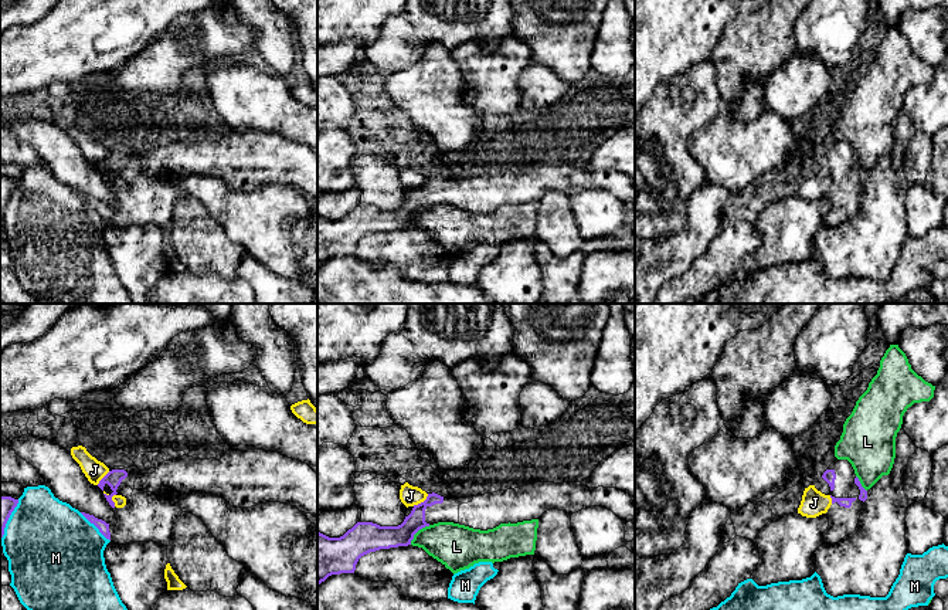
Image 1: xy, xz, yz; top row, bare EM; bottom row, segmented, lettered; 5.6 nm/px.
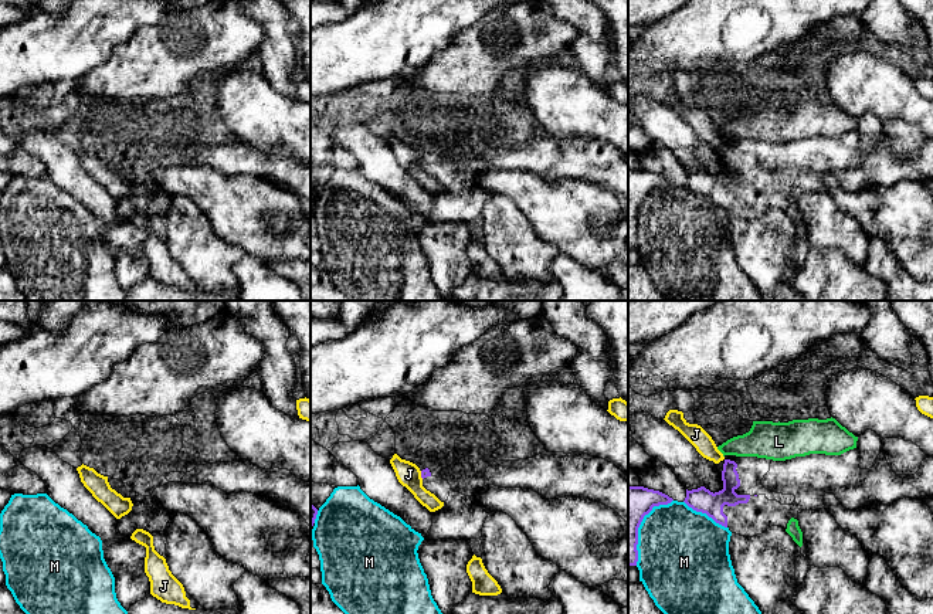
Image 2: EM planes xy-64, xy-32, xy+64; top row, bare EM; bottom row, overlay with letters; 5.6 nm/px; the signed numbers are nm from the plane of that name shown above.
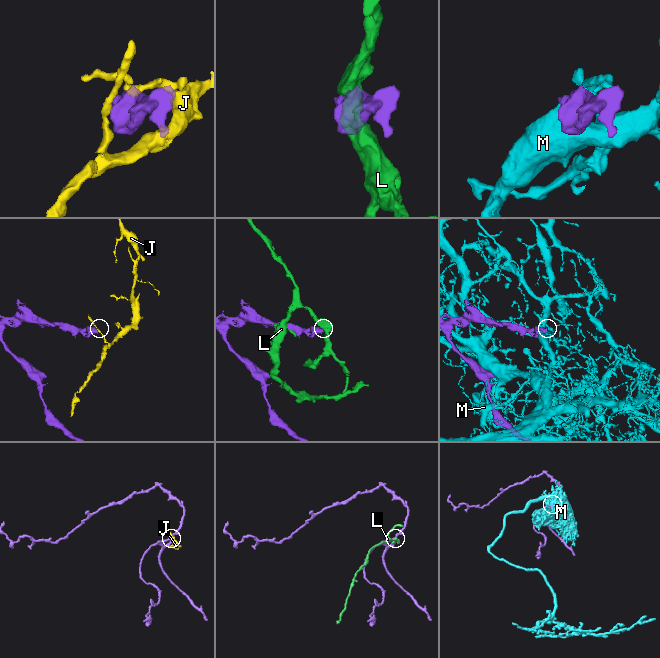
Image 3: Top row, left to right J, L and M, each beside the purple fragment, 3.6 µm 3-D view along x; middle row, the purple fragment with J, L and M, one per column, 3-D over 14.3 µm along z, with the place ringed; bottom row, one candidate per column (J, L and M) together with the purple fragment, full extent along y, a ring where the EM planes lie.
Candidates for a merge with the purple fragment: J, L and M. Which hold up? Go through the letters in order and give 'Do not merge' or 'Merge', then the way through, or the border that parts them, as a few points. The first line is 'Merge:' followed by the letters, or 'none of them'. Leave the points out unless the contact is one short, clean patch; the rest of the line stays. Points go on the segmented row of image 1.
Merge: none of them
J: Do not merge. Boundary: xz (428, 494), (422, 501), (413, 505)
L: Do not merge
M: Do not merge

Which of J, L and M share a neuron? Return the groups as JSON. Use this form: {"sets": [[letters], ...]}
{"sets": [["J"], ["L"], ["M"]]}

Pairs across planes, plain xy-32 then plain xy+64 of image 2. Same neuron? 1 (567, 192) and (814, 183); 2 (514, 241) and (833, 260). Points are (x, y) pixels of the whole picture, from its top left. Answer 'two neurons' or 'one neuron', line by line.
1: two neurons
2: two neurons

